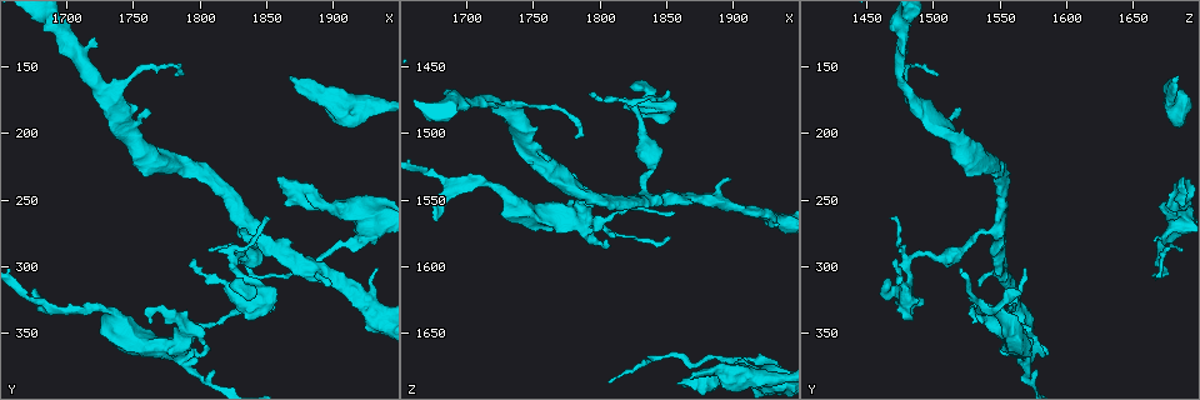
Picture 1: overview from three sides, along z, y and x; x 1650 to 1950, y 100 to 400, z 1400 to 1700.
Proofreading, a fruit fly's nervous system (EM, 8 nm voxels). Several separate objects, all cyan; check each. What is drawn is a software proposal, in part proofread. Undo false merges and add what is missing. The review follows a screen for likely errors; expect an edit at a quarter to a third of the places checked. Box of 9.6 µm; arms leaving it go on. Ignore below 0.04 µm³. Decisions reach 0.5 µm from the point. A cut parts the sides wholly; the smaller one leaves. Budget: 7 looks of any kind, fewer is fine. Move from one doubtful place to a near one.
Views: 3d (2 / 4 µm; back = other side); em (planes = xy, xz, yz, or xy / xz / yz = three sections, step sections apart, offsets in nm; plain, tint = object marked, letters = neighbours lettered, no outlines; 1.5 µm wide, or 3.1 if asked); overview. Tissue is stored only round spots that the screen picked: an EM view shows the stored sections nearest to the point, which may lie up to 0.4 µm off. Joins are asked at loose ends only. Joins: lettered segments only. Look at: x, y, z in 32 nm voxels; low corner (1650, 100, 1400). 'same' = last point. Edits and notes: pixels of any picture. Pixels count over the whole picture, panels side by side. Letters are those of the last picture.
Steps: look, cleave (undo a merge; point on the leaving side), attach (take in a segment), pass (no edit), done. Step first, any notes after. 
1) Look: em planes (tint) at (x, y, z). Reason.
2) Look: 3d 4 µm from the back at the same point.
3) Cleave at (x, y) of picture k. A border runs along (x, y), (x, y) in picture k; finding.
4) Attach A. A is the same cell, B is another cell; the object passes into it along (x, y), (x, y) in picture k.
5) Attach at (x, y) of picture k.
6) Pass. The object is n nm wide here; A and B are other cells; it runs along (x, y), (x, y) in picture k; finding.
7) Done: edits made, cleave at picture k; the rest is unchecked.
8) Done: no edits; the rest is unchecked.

Look: 3d 2 µm at (1832, 290, 1496). Abrupt turn.

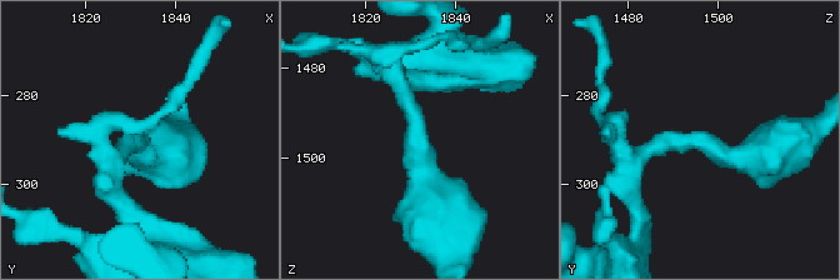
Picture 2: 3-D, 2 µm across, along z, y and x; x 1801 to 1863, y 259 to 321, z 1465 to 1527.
Look: em xy step 4 (tint) at (1831, 290, 1494). Need the tissue.

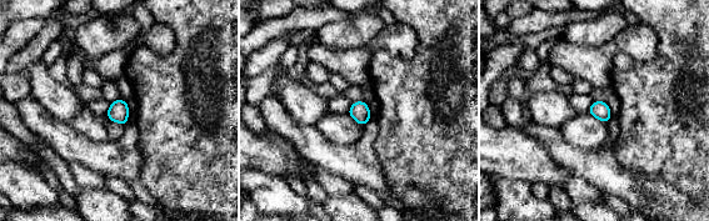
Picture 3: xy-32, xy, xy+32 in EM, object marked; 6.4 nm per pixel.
Look: em xy step 4 (letters) at the same point.

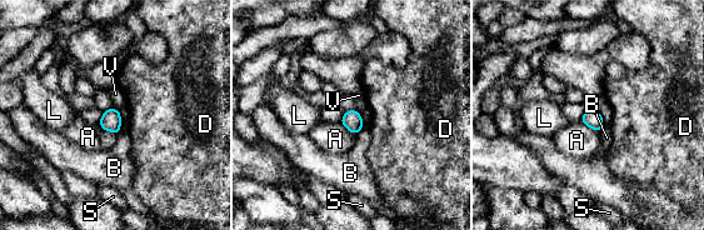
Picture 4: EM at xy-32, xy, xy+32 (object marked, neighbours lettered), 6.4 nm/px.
Pass. A, B, D, L, S and V are other cells; a border runs along (580, 121), (599, 131) in picture 4; continuous, no second neuron.

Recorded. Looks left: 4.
Look: em yz step 4 (letters) at (1762, 340, 1532). An open end.

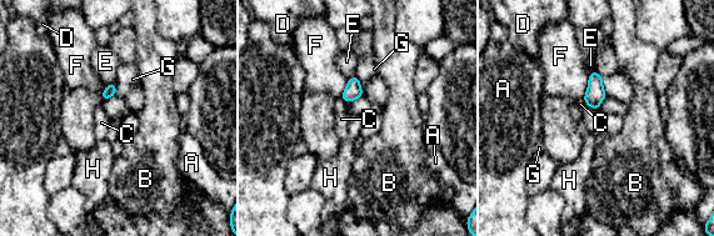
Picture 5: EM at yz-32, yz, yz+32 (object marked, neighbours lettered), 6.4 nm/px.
Look: em planes (letters) at the same point. Cut it another way.

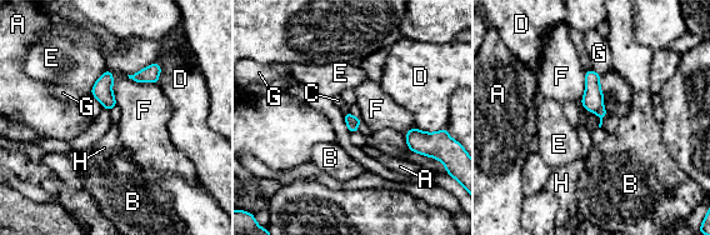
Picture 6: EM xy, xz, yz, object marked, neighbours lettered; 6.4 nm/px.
Pass. The longest contact is with F, 220 nm; A, B, C, D, E, F, G and H are other cells; a border runs along (111, 71), (113, 95), (116, 105) in picture 6; no lettered segment goes on from it.

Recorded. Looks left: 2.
Look: em yz step 4 (tint) at (1868, 156, 1684). Free end.

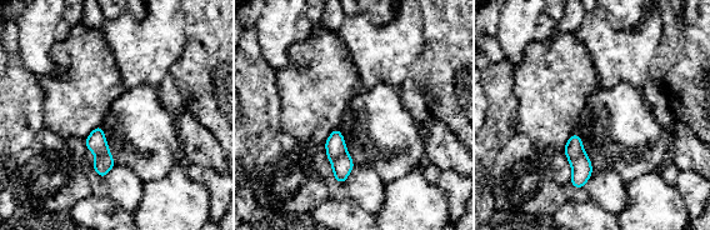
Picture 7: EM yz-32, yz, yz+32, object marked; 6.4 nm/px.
Look: em xy step 4 (letters) at the same point. Cut it another way.

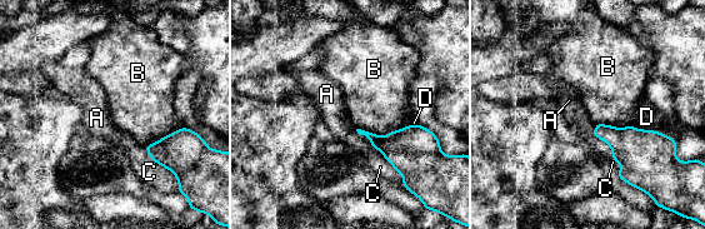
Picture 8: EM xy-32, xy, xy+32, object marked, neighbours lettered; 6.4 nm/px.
Pass. The longest contact is with B, 360 nm; A, B, C and D are other cells; a border runs along (411, 123), (381, 137), (356, 129) in picture 8; no lettered segment goes on from it.

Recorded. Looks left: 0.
Done: no edits; the rest is unchecked.

